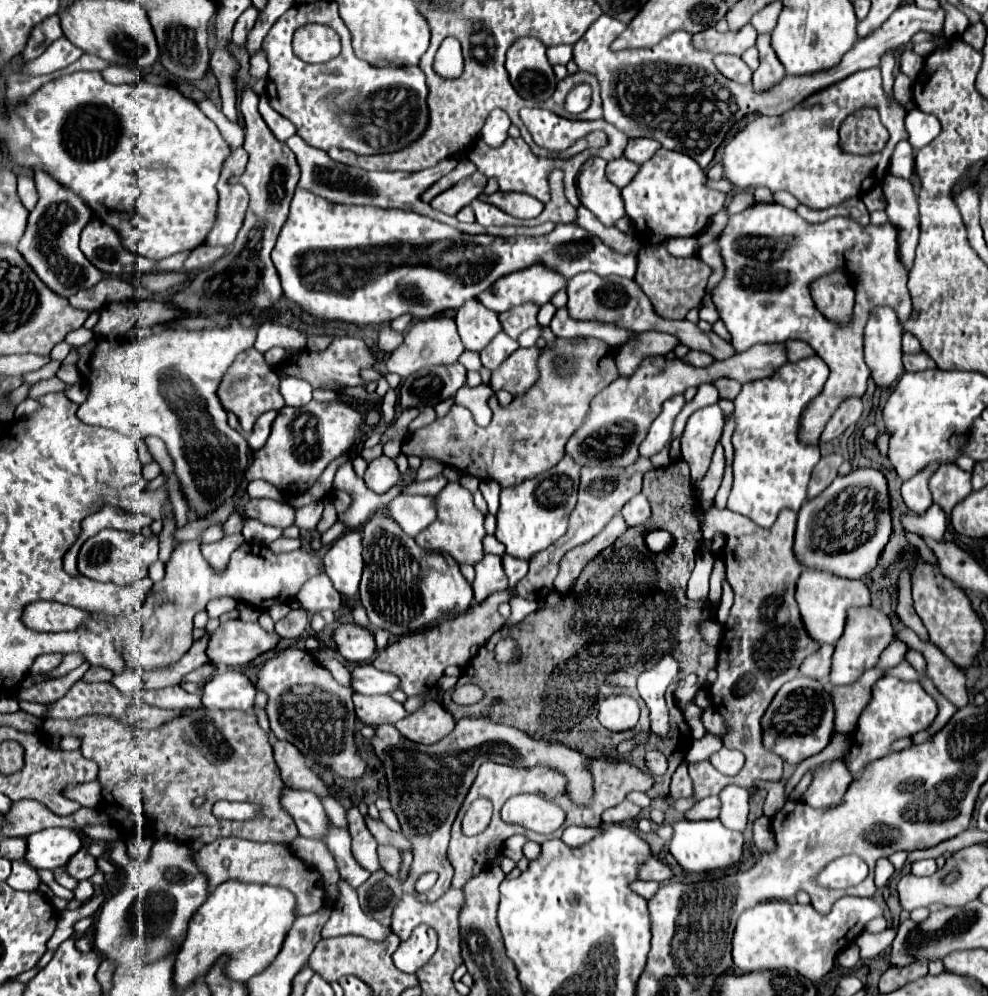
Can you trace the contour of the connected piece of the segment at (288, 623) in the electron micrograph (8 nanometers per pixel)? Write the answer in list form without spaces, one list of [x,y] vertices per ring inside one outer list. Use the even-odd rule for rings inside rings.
[[[296,610],[296,612],[290,612],[286,618],[282,618],[276,624],[276,632],[282,638],[298,638],[306,630],[308,624],[310,624],[308,614],[304,610]]]

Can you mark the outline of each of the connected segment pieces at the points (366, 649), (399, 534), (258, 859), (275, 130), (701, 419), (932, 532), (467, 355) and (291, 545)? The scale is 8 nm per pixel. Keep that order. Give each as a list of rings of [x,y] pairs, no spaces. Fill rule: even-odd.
[[[344,622],[332,634],[336,650],[348,662],[368,662],[374,658],[376,652],[374,634],[368,628],[358,626],[355,623]],[[355,631],[359,633],[353,636],[352,633]]]
[[[386,506],[380,508],[362,528],[362,554],[364,554],[364,572],[360,582],[360,602],[368,612],[370,624],[374,628],[384,628],[392,632],[394,636],[412,634],[424,626],[436,624],[440,618],[444,618],[448,612],[466,612],[474,600],[472,586],[466,582],[466,578],[460,572],[458,562],[446,554],[446,552],[430,552],[420,548],[414,538],[410,538],[398,524],[394,524],[394,518],[386,514]]]
[[[216,838],[214,842],[210,842],[208,846],[204,846],[200,850],[198,870],[202,870],[202,874],[206,874],[206,878],[210,878],[210,890],[214,890],[214,886],[220,886],[226,880],[258,882],[258,884],[268,884],[268,886],[286,886],[286,890],[290,890],[292,894],[298,896],[298,916],[318,912],[326,898],[322,874],[318,870],[310,868],[306,862],[302,862],[284,844],[254,842],[244,840],[244,838],[242,840],[240,838]],[[234,852],[244,852],[244,854],[234,856]]]
[[[260,94],[258,110],[260,110],[264,122],[268,124],[268,128],[272,130],[272,134],[274,134],[278,140],[284,142],[286,138],[290,138],[290,136],[296,132],[294,126],[292,126],[284,116],[280,116],[276,110],[270,108],[270,104],[268,104],[268,96],[266,96],[266,94]]]
[[[718,404],[704,406],[696,410],[684,428],[682,434],[682,460],[688,462],[692,472],[692,482],[698,484],[708,466],[714,452],[714,446],[720,442],[724,426],[724,414]]]
[[[932,504],[930,510],[926,510],[924,514],[916,516],[916,514],[902,514],[900,518],[902,526],[918,536],[930,536],[934,540],[944,540],[944,532],[946,532],[946,512],[938,506]]]
[[[464,350],[464,352],[460,354],[458,362],[460,362],[466,370],[480,370],[480,368],[482,368],[482,362],[480,362],[478,352],[468,352],[468,350]]]
[[[278,538],[278,540],[274,540],[272,544],[270,544],[270,548],[274,550],[274,552],[290,552],[290,550],[296,550],[296,548],[300,548],[300,540],[292,540],[292,538]]]

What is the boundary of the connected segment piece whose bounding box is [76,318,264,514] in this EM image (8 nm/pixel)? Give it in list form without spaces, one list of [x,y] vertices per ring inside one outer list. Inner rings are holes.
[[[230,318],[226,328],[206,328],[206,330],[172,330],[172,332],[162,332],[162,334],[152,334],[144,340],[132,340],[132,342],[108,342],[108,340],[94,340],[92,344],[88,346],[82,346],[82,348],[76,348],[80,352],[80,360],[76,362],[76,368],[88,378],[88,384],[90,384],[90,396],[88,400],[78,408],[78,418],[84,422],[84,424],[90,424],[90,426],[102,426],[102,428],[110,428],[110,430],[116,430],[122,426],[122,432],[124,434],[144,434],[142,438],[146,436],[158,436],[164,440],[172,460],[174,460],[174,468],[176,468],[176,474],[180,478],[180,484],[182,484],[182,490],[184,494],[188,496],[188,502],[192,508],[198,508],[202,514],[218,508],[226,498],[230,498],[234,492],[236,492],[236,486],[238,482],[242,480],[244,472],[246,472],[246,466],[248,466],[248,442],[228,426],[226,422],[226,410],[222,408],[218,396],[216,396],[216,388],[218,388],[218,382],[222,380],[222,374],[228,370],[228,366],[234,362],[234,358],[244,352],[246,348],[250,348],[254,344],[254,338],[256,338],[256,330],[260,328],[260,324],[264,322],[264,318],[254,318],[250,322],[250,326],[244,324],[244,320],[240,318]]]

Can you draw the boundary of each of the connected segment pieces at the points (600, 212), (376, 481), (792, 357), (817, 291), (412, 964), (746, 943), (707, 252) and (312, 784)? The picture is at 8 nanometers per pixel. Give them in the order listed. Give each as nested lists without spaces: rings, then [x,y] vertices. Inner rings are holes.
[[[588,158],[578,174],[578,196],[582,206],[586,206],[604,226],[614,226],[624,212],[624,202],[620,190],[610,184],[604,176],[606,160]]]
[[[380,456],[380,458],[374,458],[366,472],[364,472],[364,482],[370,490],[374,490],[376,494],[384,494],[388,492],[396,482],[400,480],[400,472],[398,472],[398,466],[392,458],[388,456]]]
[[[786,340],[784,346],[786,346],[788,362],[796,362],[796,360],[802,360],[802,358],[814,354],[814,350],[806,342],[802,342],[802,340]]]
[[[810,286],[818,310],[833,322],[846,323],[852,317],[852,286]]]
[[[420,925],[412,932],[410,940],[404,940],[394,952],[394,964],[402,972],[416,972],[425,965],[437,949],[435,931]]]
[[[840,898],[830,914],[818,914],[812,904],[792,904],[786,900],[770,900],[746,910],[734,930],[732,956],[734,966],[744,972],[792,968],[800,976],[820,980],[834,968],[834,958],[844,946],[850,946],[864,930],[866,922],[882,916],[882,908],[874,898]],[[846,940],[846,944],[844,944]]]
[[[716,240],[700,248],[700,258],[702,258],[710,268],[712,268],[710,282],[708,282],[708,288],[706,288],[708,294],[710,294],[710,288],[714,288],[714,284],[718,284],[718,276],[722,276],[722,270],[724,270],[724,268],[722,268],[722,260],[720,260],[720,256],[716,254],[718,248],[716,248],[714,244],[716,244]]]
[[[282,740],[274,742],[274,760],[280,768],[282,782],[288,788],[310,790],[316,796],[328,794],[328,788],[324,786],[324,782],[306,764],[306,756],[290,742],[282,742]]]

